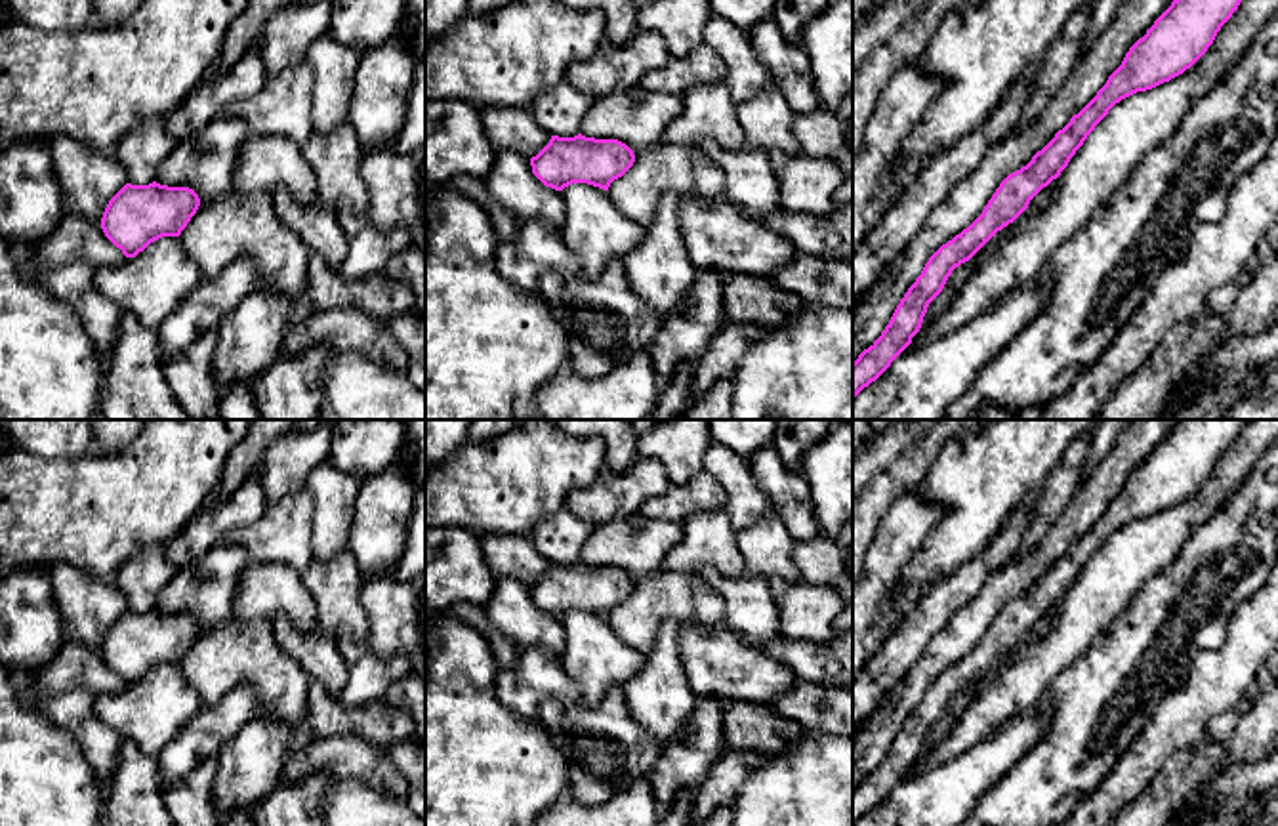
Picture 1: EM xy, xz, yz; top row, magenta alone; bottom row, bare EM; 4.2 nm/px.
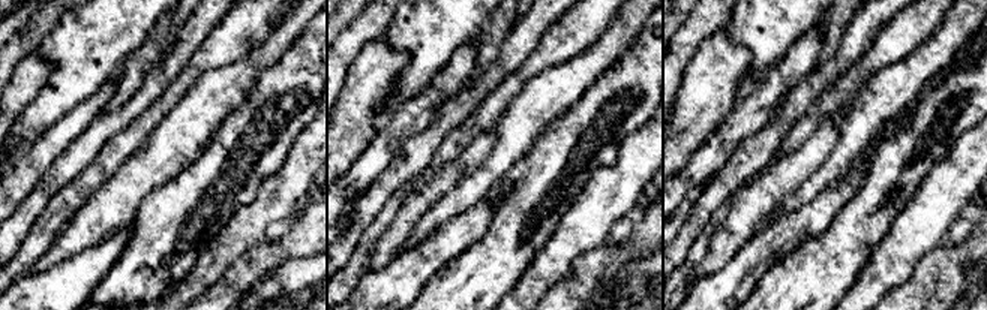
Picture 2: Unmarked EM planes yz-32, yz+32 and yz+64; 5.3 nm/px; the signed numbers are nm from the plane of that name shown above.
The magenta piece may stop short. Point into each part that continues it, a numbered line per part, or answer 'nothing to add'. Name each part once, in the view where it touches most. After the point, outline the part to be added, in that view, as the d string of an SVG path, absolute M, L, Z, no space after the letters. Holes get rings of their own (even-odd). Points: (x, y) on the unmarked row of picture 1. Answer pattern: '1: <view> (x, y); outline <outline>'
nothing to add

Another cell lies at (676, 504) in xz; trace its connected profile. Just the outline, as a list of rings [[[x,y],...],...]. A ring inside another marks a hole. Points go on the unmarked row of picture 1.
[[[706,469],[698,471],[687,485],[670,485],[666,492],[641,504],[639,513],[647,519],[683,523],[698,509],[723,509],[727,492]]]

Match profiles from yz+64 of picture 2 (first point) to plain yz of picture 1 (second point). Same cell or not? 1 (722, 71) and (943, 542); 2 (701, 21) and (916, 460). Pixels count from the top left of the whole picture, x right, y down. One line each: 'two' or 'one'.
1: two
2: one

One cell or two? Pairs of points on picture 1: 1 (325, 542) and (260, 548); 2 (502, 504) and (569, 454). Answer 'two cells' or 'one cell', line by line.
1: two cells
2: one cell

